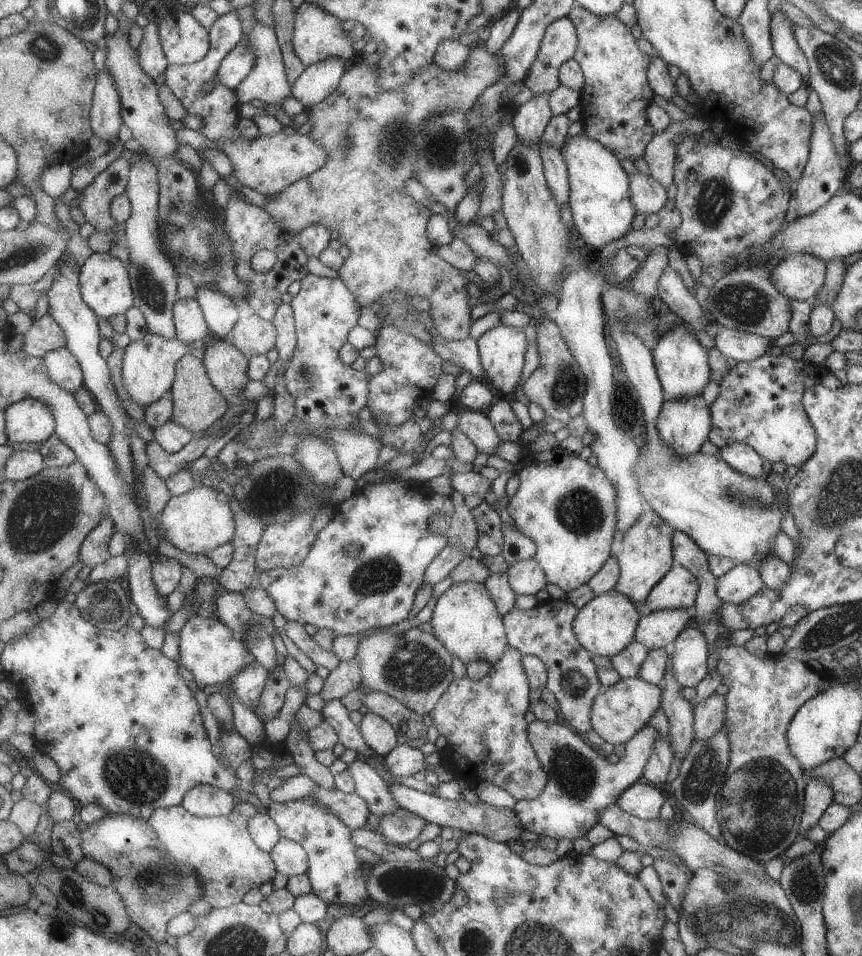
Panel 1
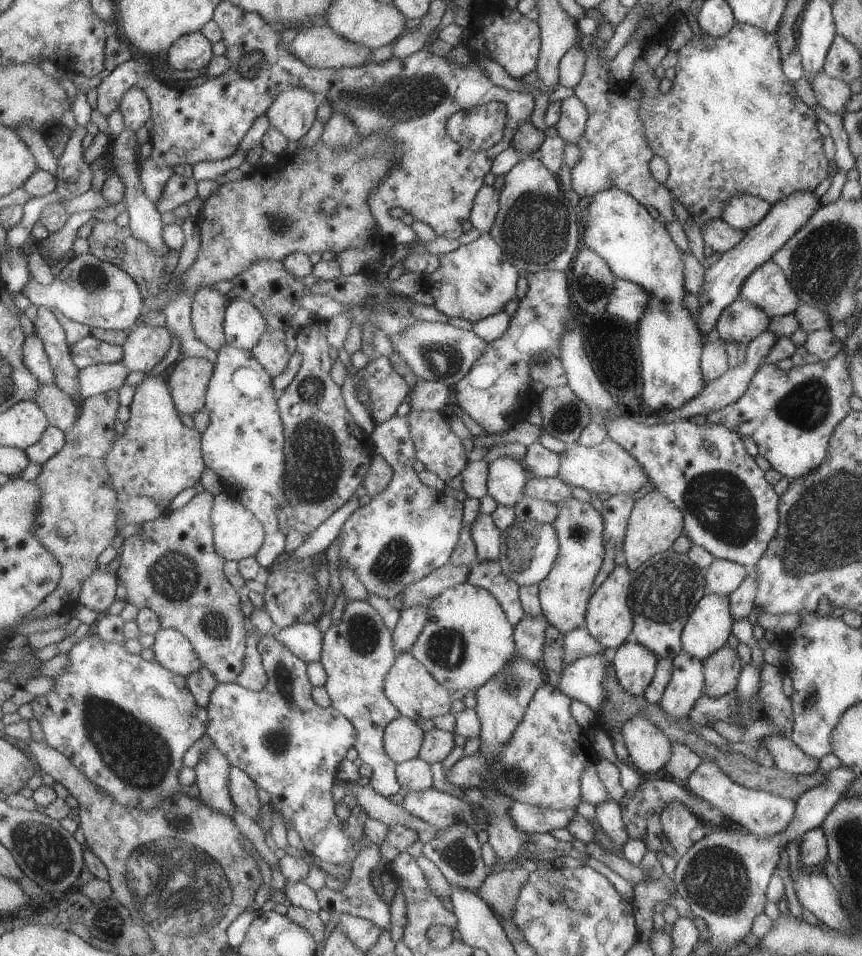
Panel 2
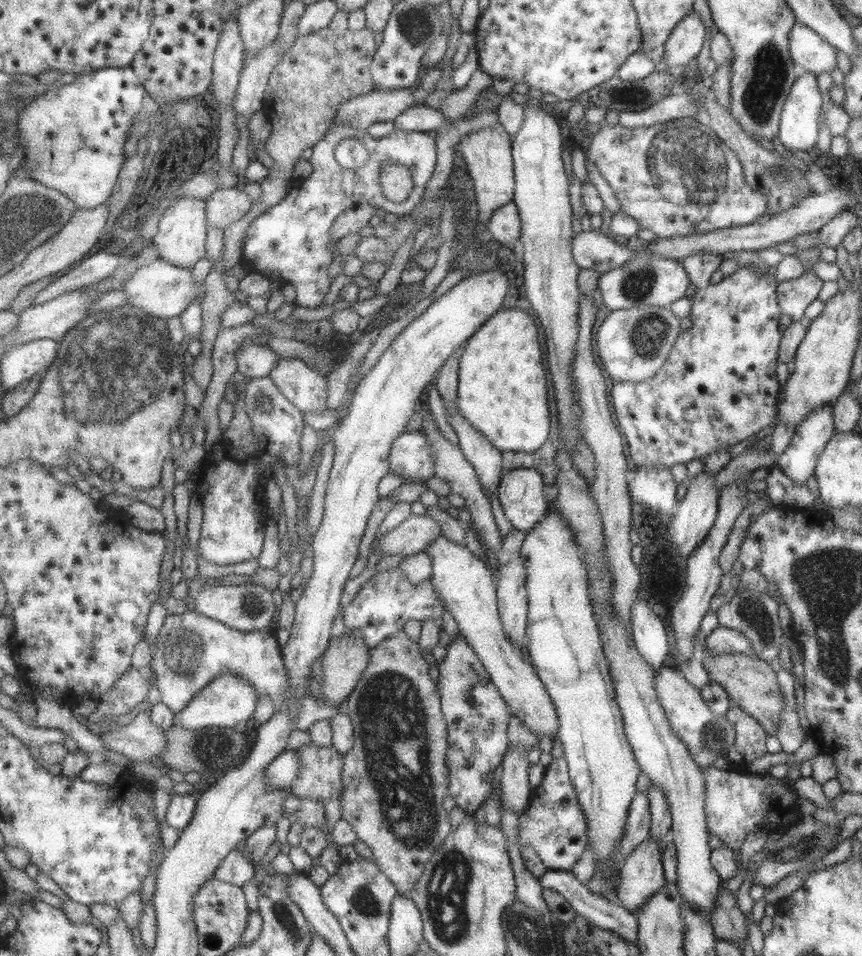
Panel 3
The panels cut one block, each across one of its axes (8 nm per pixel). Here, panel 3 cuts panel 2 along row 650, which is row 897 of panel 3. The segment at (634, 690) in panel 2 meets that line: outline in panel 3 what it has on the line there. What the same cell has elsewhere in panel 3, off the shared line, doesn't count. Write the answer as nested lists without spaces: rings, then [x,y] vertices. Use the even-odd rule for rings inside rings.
[[[648,836],[620,868],[617,897],[620,905],[634,914],[640,907],[644,907],[644,903],[666,882],[660,847],[664,848],[664,845]]]

